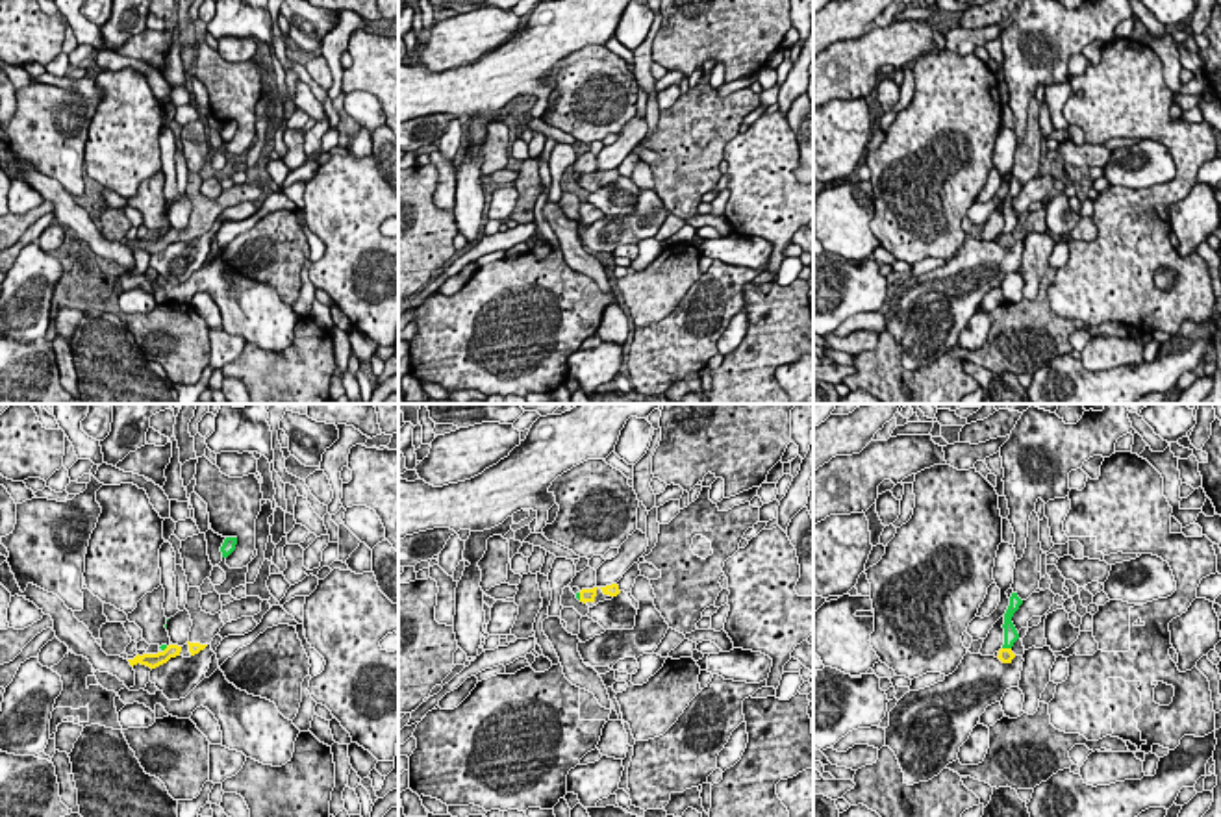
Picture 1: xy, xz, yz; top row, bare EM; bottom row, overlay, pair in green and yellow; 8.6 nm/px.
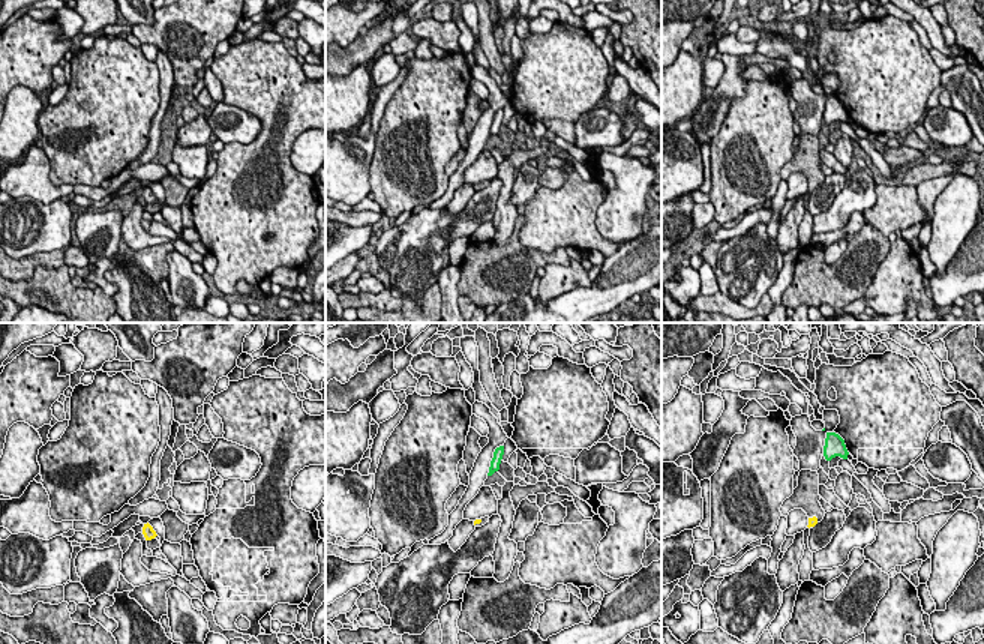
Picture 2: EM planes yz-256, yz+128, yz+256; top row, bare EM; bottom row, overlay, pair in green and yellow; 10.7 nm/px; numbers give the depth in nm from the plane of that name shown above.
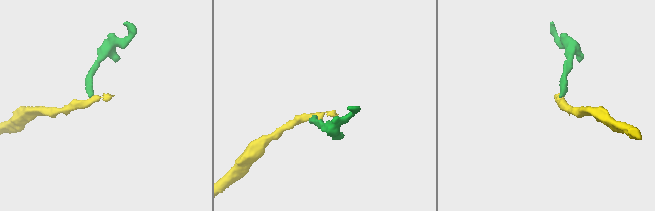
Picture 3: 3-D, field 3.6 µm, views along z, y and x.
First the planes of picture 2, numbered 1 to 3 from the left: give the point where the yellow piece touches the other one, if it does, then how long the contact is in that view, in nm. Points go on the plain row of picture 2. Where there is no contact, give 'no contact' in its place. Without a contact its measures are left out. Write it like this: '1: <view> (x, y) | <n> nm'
1: no contact
2: no contact
3: no contact

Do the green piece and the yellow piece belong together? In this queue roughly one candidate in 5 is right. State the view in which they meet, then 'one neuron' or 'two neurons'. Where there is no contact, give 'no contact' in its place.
contact in yz; two neurons

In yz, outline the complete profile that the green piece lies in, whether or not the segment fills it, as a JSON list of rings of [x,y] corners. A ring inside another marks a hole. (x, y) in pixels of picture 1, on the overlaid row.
[[[1012,593],[1010,606],[1004,613],[1004,624],[1002,624],[1002,628],[1004,628],[1004,645],[1002,645],[1002,648],[1012,648],[1013,643],[1019,639],[1019,634],[1017,634],[1013,622],[1012,622],[1012,617],[1019,610],[1021,604],[1023,604],[1023,600],[1017,597],[1017,593]]]

